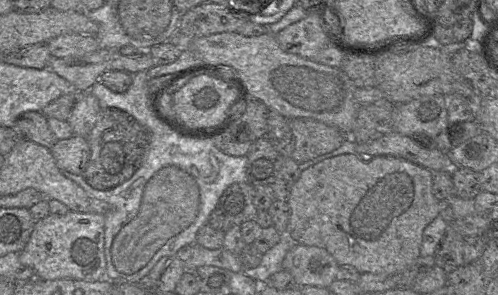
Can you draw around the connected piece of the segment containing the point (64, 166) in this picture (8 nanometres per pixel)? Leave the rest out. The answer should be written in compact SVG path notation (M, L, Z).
M73 135L56 140L50 148L51 155L61 171L83 174L89 161L89 145L85 137Z

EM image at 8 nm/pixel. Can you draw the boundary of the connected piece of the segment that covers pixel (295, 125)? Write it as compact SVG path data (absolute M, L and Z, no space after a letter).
M309 118L288 119L294 138L291 158L297 163L314 159L339 148L346 139L338 128Z

